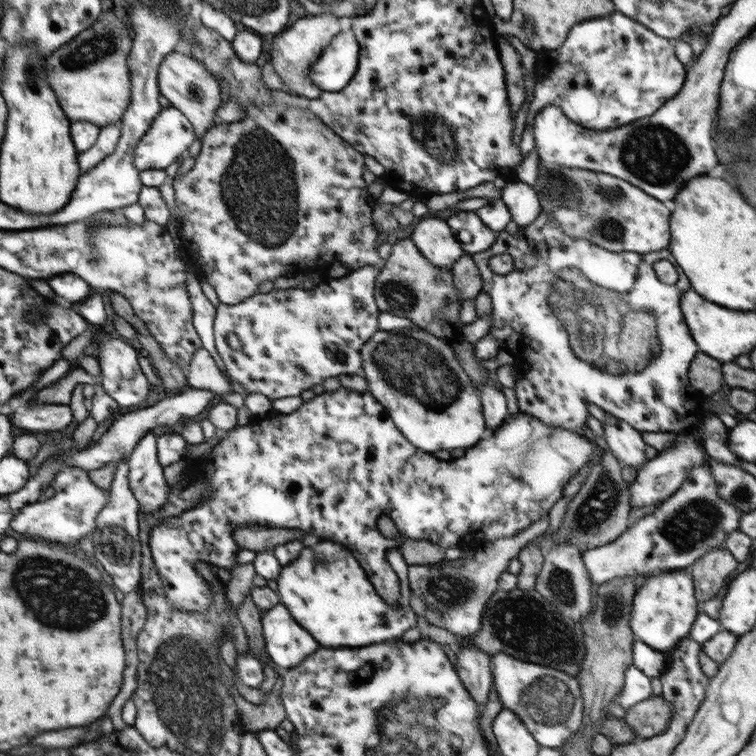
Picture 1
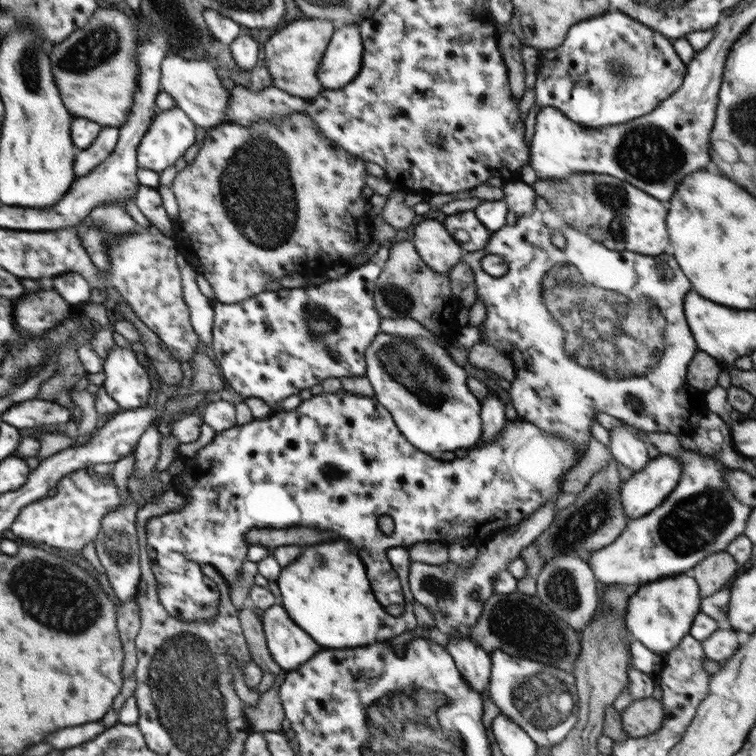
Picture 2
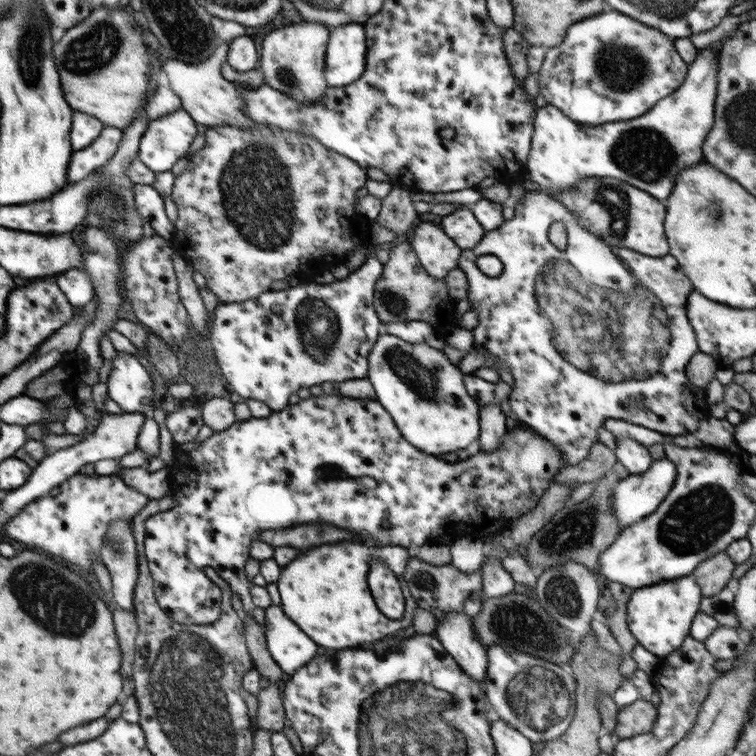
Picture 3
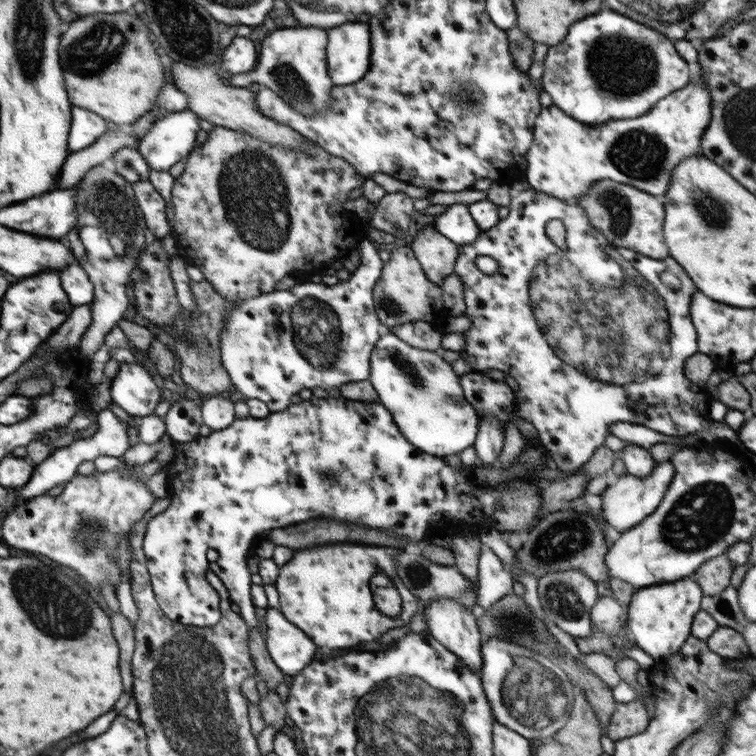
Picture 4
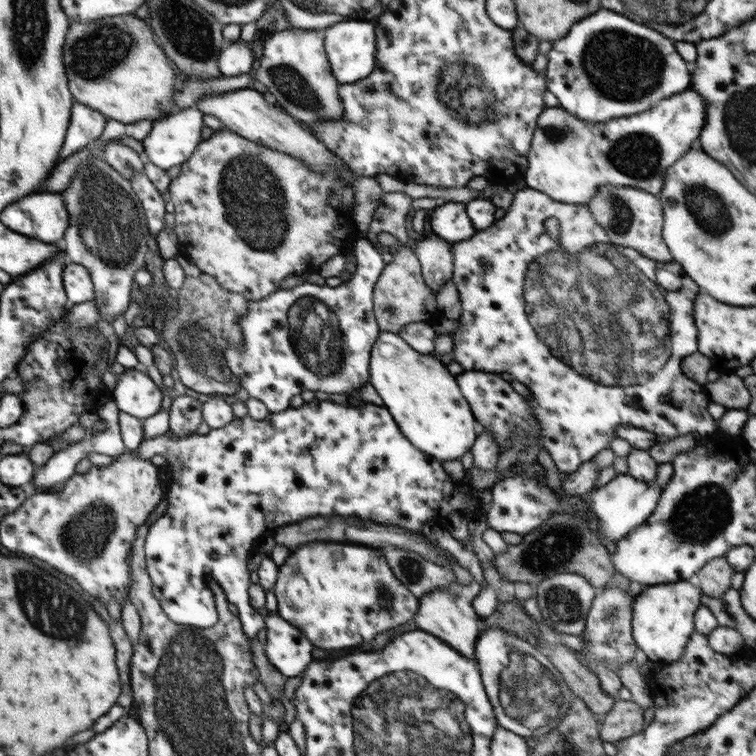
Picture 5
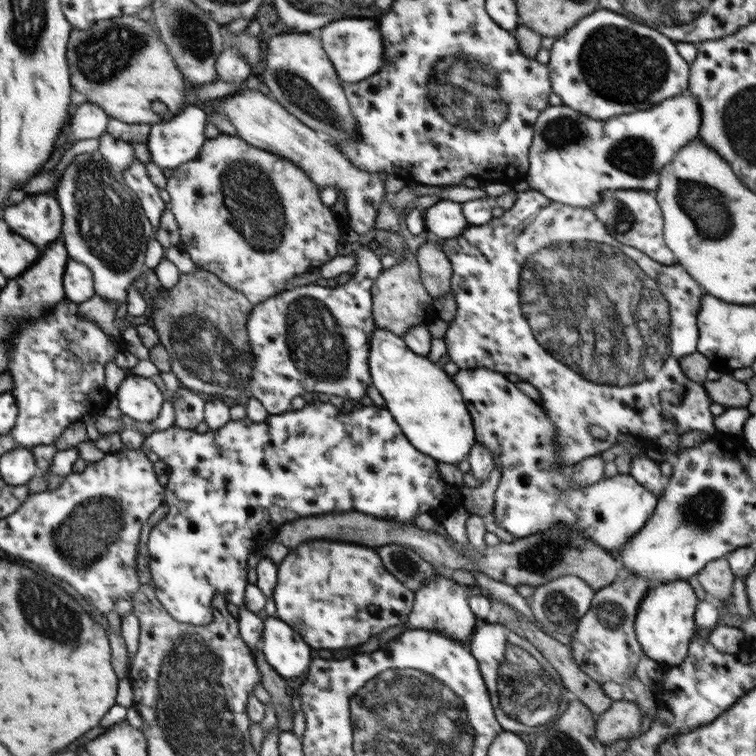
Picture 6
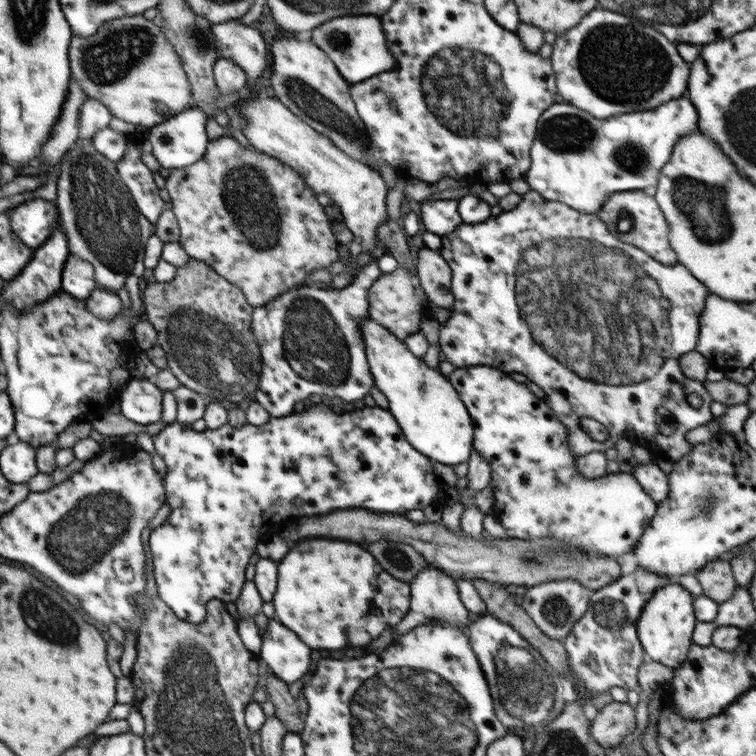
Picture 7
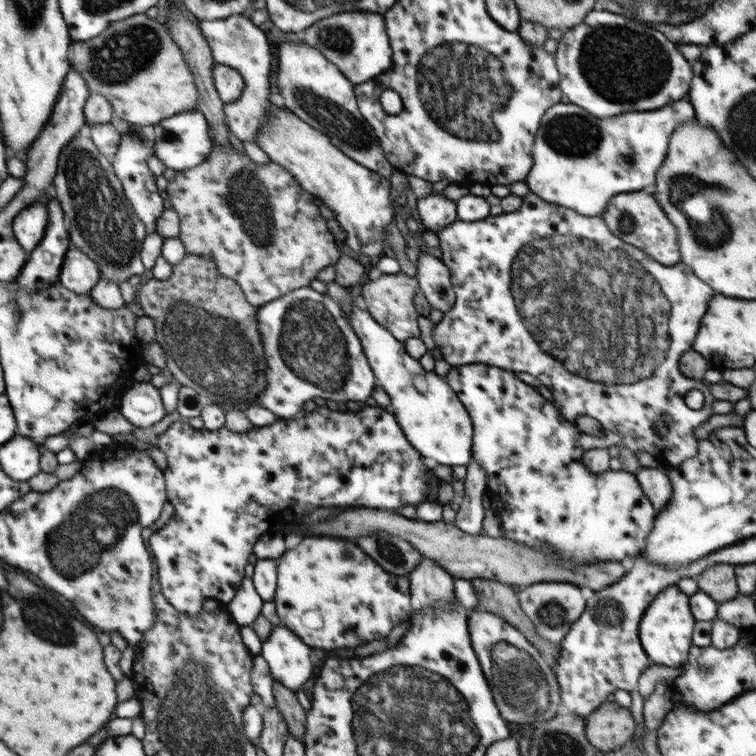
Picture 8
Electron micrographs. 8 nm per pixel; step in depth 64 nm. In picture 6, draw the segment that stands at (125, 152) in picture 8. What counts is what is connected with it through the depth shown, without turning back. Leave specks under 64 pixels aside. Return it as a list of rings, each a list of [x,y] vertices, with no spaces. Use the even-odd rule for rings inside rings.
[[[134,158],[134,161],[128,165],[128,169],[122,171],[122,175],[126,185],[138,198],[138,204],[143,209],[143,214],[152,224],[154,230],[158,229],[167,205],[160,198],[159,189],[149,178],[146,165]]]

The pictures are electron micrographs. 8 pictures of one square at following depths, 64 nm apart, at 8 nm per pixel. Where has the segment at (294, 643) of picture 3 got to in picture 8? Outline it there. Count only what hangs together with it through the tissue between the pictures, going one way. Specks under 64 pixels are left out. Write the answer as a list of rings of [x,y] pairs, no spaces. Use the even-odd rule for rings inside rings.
[[[274,625],[269,637],[262,643],[260,655],[266,660],[273,680],[282,684],[295,694],[302,691],[302,686],[314,677],[314,664],[310,660],[310,649],[290,629]]]

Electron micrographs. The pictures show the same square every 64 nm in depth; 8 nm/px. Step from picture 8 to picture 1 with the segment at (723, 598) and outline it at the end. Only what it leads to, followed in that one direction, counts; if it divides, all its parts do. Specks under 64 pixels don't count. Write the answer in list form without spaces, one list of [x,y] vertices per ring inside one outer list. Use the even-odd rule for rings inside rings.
[[[723,547],[710,550],[688,566],[687,571],[692,575],[696,599],[700,604],[714,598],[726,586],[738,563],[734,555]]]

